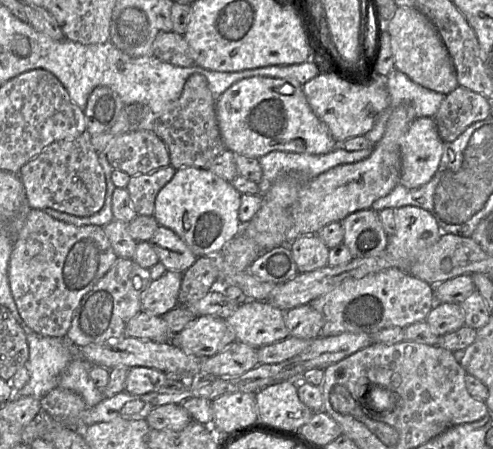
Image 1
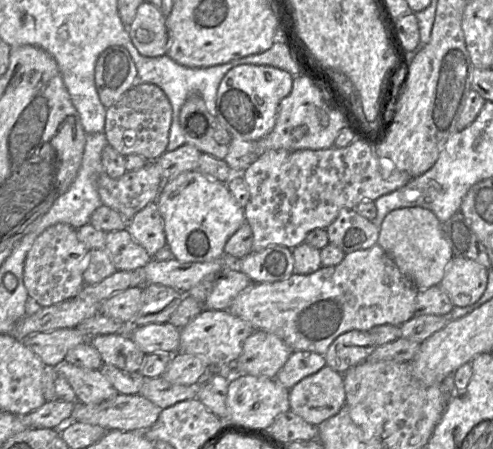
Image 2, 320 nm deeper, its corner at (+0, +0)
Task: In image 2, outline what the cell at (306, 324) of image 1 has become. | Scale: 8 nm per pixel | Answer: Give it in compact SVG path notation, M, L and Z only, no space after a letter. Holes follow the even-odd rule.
M254 330L234 363L236 373L275 378L292 349L276 334Z

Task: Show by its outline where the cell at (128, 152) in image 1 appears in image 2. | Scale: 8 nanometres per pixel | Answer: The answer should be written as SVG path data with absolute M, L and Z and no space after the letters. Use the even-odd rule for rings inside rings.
M136 82L106 111L104 133L107 143L126 156L138 154L156 160L166 150L172 122L172 106L161 88L151 83Z

